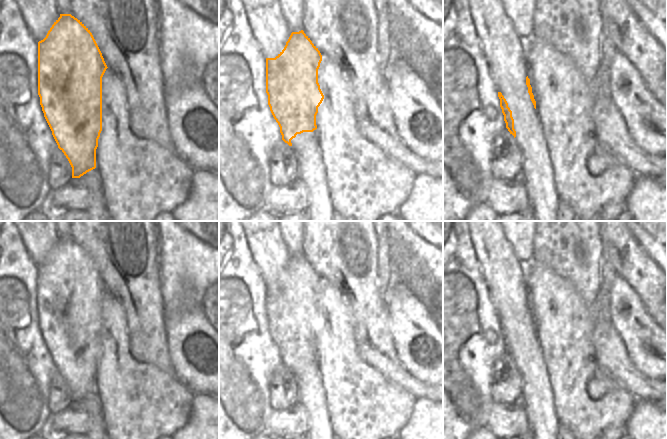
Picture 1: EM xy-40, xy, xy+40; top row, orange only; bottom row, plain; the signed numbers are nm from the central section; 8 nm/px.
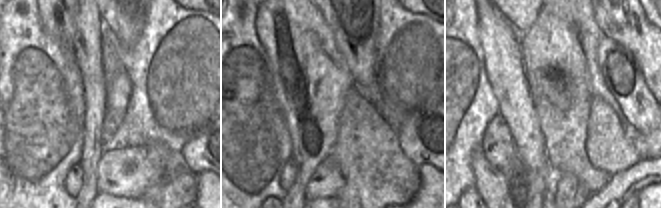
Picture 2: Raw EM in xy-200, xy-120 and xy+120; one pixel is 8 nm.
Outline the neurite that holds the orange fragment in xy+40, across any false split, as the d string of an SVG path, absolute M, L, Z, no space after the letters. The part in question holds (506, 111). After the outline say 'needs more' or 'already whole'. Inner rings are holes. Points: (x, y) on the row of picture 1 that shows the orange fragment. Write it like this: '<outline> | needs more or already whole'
M498 92L498 97L500 99L500 107L502 109L502 113L504 115L504 121L506 123L506 128L514 136L516 137L516 131L514 129L514 119L512 117L512 111L508 107L508 103L501 92Z | already whole

